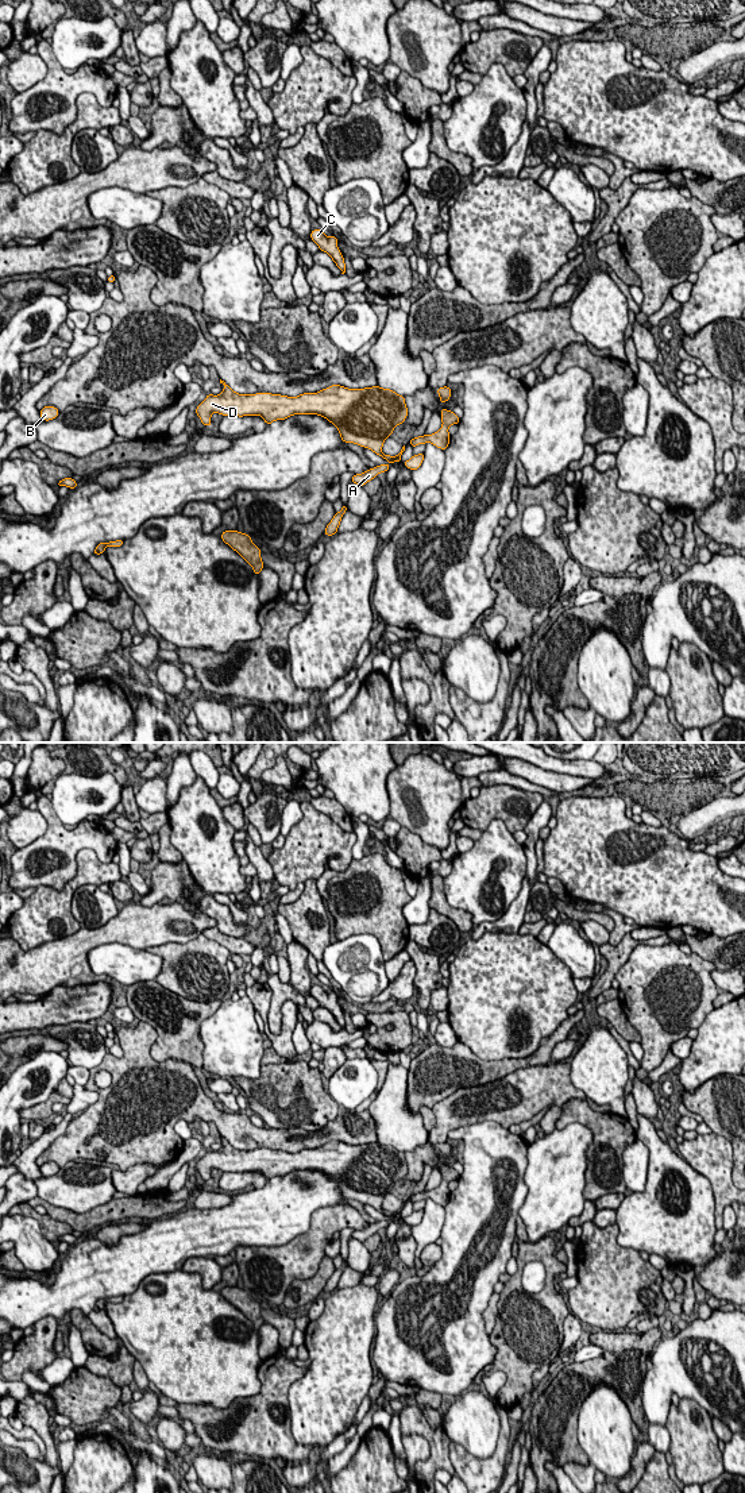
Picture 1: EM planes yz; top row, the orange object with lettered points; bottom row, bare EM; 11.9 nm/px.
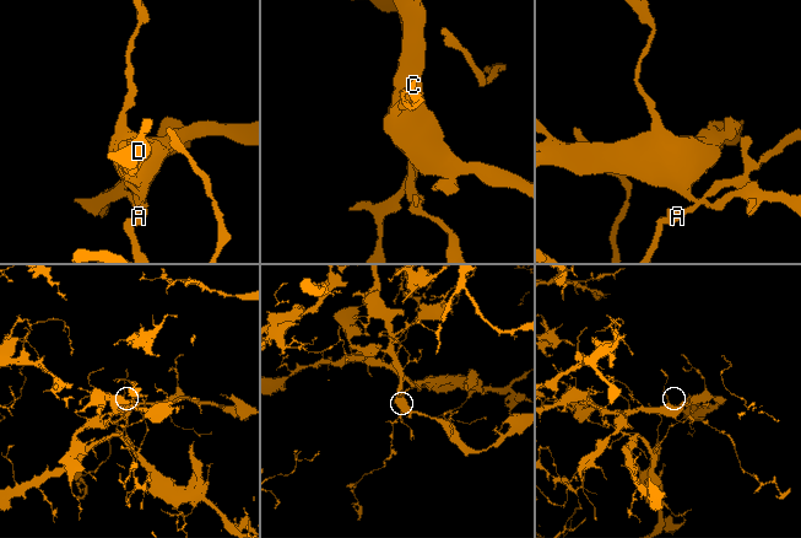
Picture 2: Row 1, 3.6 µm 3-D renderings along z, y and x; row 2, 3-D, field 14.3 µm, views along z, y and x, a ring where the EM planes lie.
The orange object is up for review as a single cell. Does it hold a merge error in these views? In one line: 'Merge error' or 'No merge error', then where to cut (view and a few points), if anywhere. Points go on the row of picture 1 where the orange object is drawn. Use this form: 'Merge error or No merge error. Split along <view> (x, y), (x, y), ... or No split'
Merge error. Split along yz (398, 456), (389, 460)

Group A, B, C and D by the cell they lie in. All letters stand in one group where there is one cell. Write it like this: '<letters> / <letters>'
A / B C D

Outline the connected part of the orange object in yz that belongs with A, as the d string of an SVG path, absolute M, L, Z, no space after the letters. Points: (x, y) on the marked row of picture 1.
M405 445L402 447L402 450L401 450L401 452L399 452L398 455L395 455L391 460L389 460L389 462L390 462L389 464L379 464L378 467L374 467L374 468L370 468L368 471L364 471L363 474L355 474L355 475L351 478L351 482L352 482L352 483L356 483L356 485L359 485L359 486L364 486L367 482L370 482L371 479L374 479L375 477L378 477L379 472L387 471L387 470L390 468L390 464L391 464L393 462L395 462L395 459L399 458L404 451L405 451Z

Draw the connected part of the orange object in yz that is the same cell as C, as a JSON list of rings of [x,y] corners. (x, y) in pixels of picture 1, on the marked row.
[[[313,229],[310,232],[310,239],[319,246],[320,251],[327,252],[332,258],[336,266],[343,271],[341,274],[344,274],[346,263],[340,250],[337,248],[337,239],[333,235],[328,238],[321,229]]]

